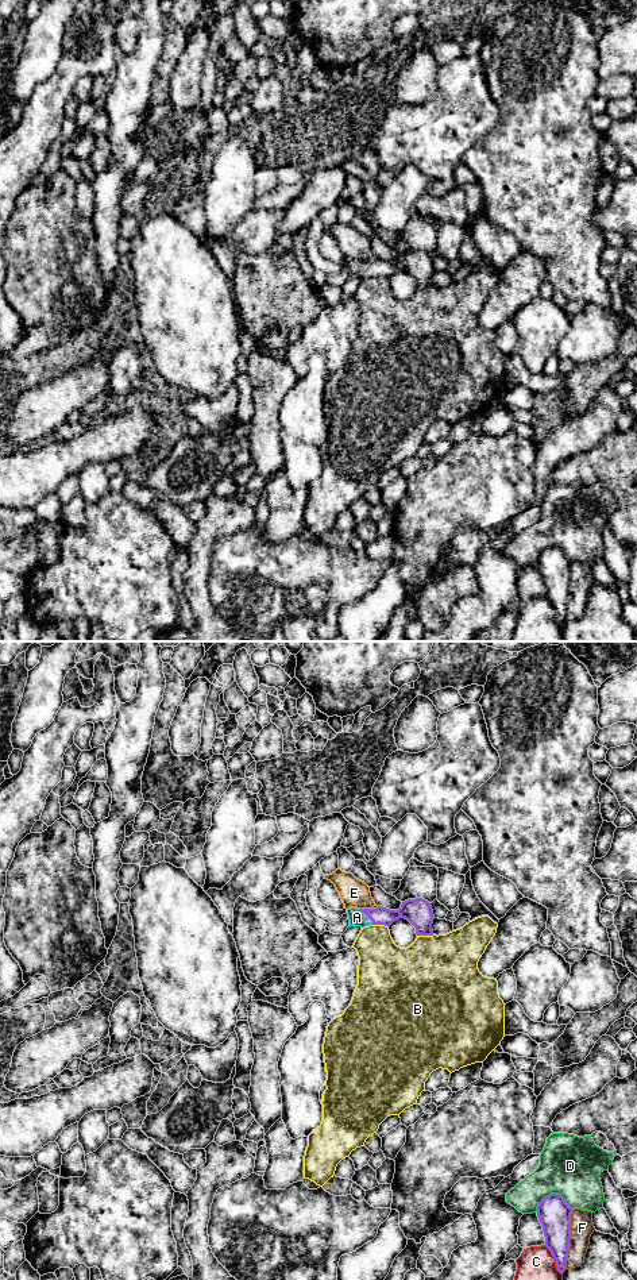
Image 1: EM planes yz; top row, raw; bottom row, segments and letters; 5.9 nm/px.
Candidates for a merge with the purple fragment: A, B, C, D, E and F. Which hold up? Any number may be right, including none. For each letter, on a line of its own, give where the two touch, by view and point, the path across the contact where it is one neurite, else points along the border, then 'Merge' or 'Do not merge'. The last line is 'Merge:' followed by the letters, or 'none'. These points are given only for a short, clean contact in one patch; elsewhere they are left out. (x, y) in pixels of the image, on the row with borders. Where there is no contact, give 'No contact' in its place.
A: Touches purple at yz (367, 916). Path across: yz (381, 916), (367, 916), (356, 917). Merge
B: Touches purple at yz (379, 924). Do not merge
C: Touches purple at yz (555, 1260). Do not merge
D: Touches purple at yz (555, 1194). Do not merge
E: Touches purple at yz (369, 909). Do not merge
F: Touches purple at yz (570, 1237). Do not merge
Merge: A

